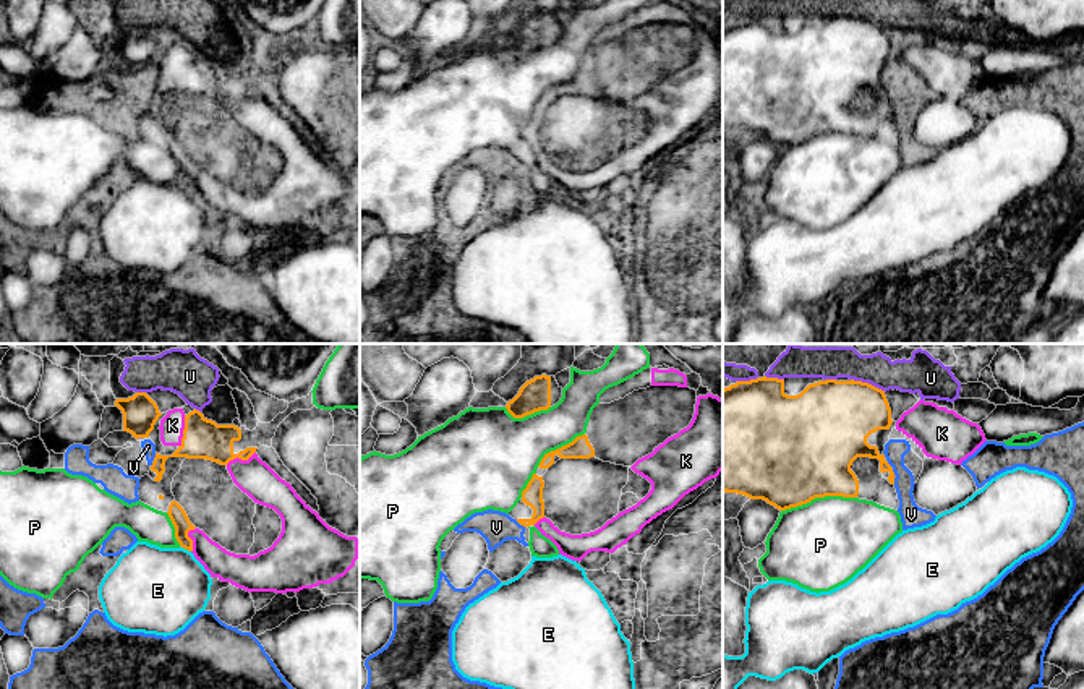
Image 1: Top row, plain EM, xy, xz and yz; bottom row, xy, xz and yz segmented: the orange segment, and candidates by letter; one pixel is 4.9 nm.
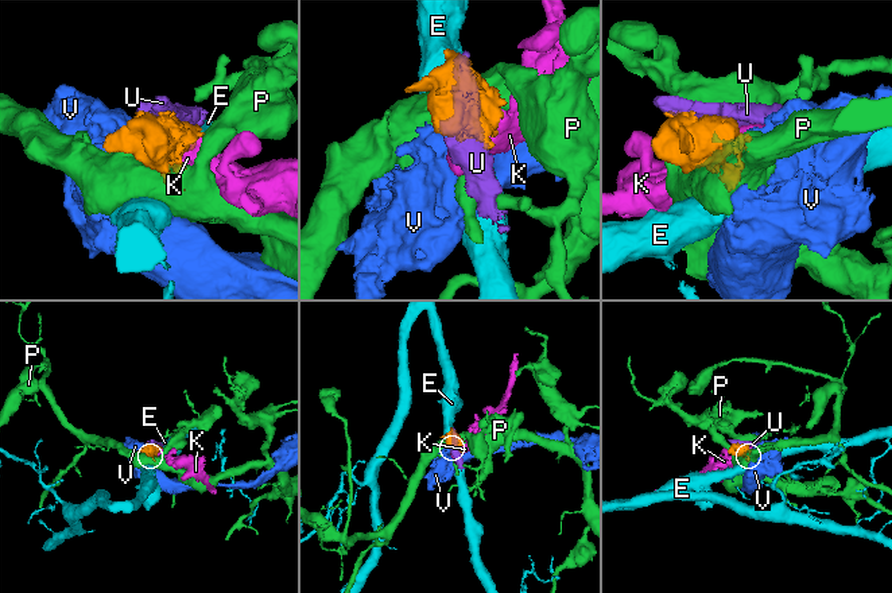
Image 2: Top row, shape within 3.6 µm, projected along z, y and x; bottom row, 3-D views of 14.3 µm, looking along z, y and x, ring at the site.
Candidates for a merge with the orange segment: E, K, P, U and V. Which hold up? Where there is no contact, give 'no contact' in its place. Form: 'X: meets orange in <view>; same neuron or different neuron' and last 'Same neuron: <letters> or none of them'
E: meets orange in xy; different neuron
K: meets orange in xy; same neuron
P: meets orange in yz; different neuron
U: meets orange in yz; different neuron
V: meets orange in xz; different neuron
Same neuron: K

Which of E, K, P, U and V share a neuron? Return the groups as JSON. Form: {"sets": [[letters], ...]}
{"sets": [["E"], ["K"], ["P"], ["U"], ["V"]]}

